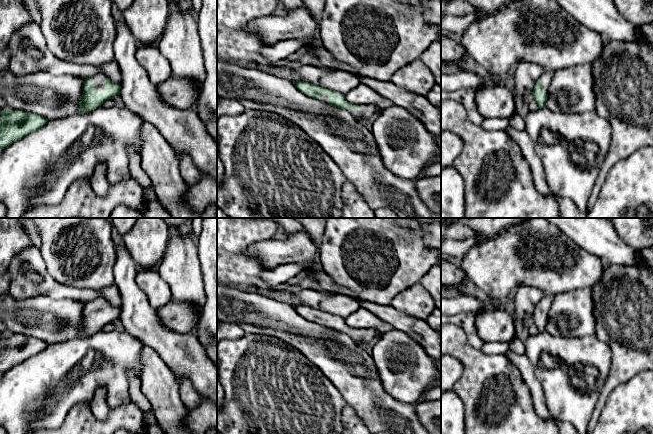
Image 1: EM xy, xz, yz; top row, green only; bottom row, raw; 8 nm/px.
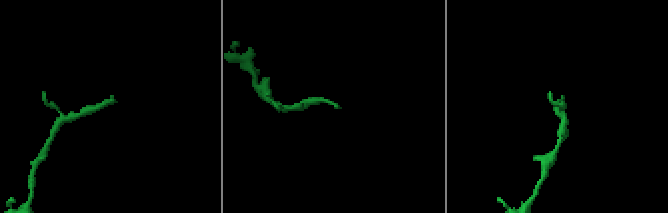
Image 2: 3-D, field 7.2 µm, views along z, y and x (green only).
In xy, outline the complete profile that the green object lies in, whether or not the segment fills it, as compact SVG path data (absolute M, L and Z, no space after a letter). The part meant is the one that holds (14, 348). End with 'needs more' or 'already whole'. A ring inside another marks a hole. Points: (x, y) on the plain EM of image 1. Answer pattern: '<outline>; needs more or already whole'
M6 333L0 336L0 372L24 362L48 347L48 343L21 334Z; already whole

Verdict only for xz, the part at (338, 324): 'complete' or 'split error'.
split error

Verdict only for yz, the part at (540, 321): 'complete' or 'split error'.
split error

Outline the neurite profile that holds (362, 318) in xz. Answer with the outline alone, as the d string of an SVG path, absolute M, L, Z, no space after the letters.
M364 307L352 312L345 318L346 324L354 329L374 329L380 335L383 335L394 328L387 322L381 320L377 315Z

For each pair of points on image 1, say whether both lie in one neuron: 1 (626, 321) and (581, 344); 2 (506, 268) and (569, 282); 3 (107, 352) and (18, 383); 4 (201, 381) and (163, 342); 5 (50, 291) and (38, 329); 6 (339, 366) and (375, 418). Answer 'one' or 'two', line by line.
1: two
2: one
3: one
4: one
5: two
6: one

